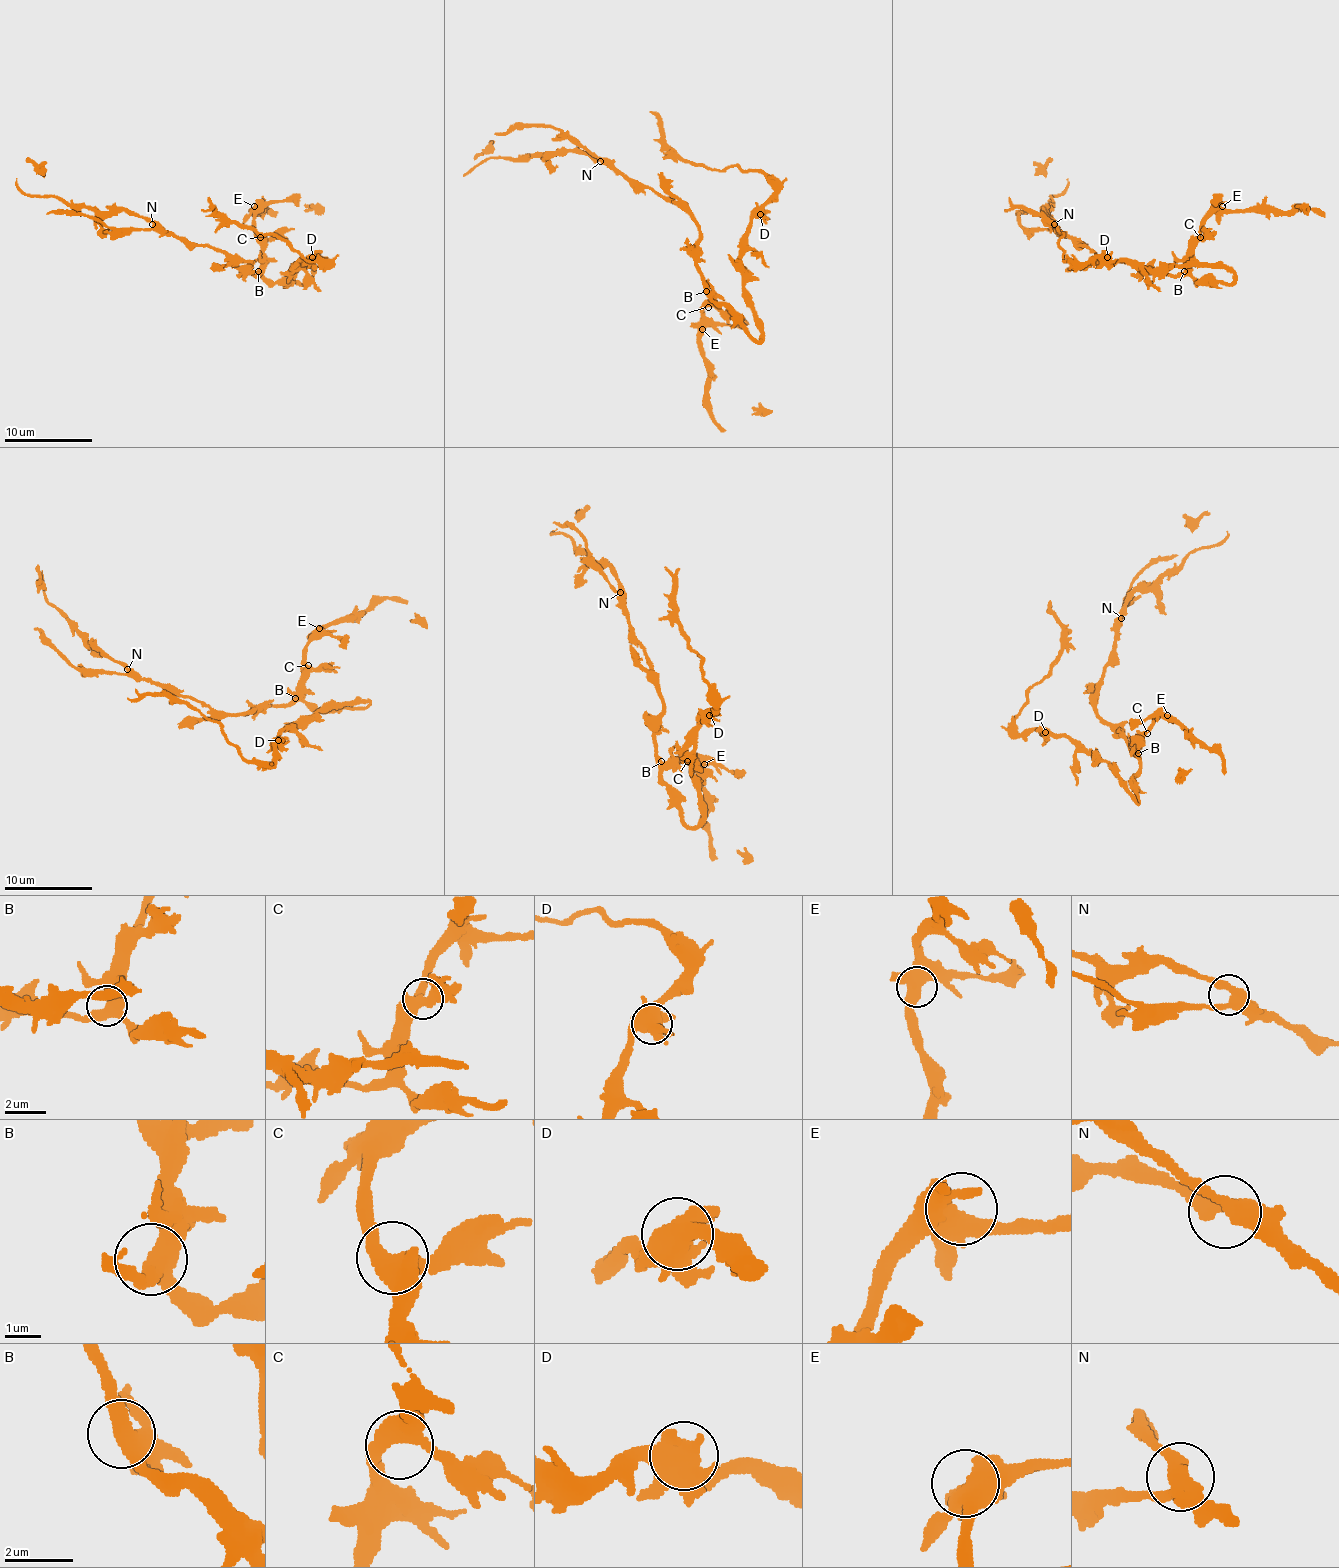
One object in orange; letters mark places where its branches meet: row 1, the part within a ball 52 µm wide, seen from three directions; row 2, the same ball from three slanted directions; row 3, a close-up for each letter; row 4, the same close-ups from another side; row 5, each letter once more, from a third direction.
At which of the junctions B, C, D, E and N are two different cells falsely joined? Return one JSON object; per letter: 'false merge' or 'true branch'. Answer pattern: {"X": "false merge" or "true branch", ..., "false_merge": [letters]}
{"B": "true branch", "C": "true branch", "D": "true branch", "E": "true branch", "N": "true branch", "false_merge": []}

